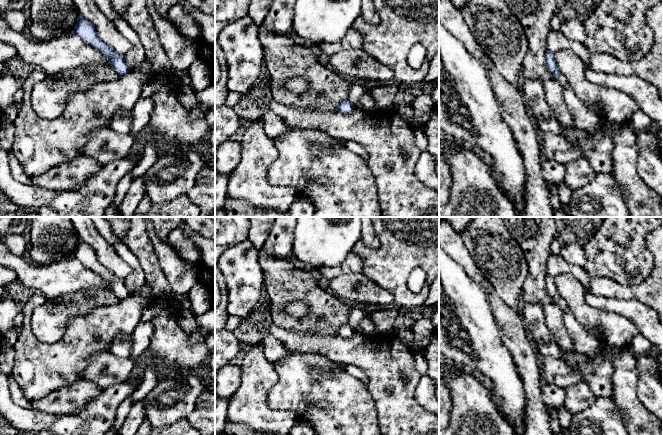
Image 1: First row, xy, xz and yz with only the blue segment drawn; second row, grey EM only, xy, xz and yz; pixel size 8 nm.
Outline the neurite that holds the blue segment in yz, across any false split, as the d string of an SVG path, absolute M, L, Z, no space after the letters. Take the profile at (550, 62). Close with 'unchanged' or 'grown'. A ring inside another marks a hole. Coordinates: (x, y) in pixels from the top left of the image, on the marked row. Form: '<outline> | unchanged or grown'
M548 50L545 53L545 64L550 73L561 84L563 97L569 111L572 114L574 126L577 130L583 130L592 134L601 129L603 120L595 113L591 112L583 102L577 97L565 76L558 69L554 54Z | grown

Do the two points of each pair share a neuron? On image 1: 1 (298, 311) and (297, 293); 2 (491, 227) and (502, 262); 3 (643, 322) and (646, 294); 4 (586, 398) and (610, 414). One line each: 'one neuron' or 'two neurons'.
1: two neurons
2: one neuron
3: two neurons
4: two neurons

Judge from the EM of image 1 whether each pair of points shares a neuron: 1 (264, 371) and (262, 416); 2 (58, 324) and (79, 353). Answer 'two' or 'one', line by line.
1: one
2: two

